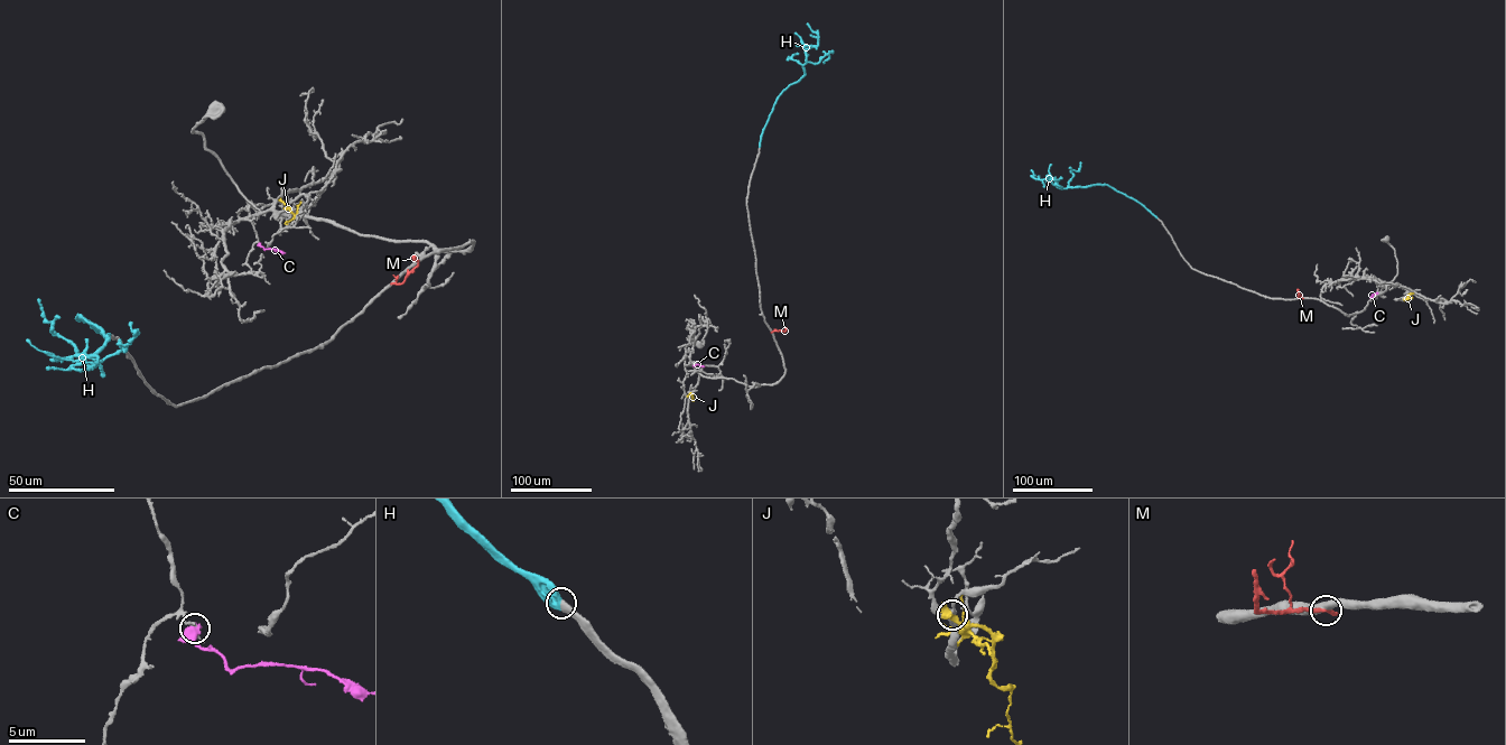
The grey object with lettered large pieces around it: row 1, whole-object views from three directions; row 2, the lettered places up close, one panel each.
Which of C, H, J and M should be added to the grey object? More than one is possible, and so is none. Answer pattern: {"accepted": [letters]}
{"accepted": ["H"]}

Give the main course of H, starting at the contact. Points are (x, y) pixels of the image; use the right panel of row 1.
H: (1156, 217), (1107, 185), (1057, 187), (1054, 179), (1034, 178), (1031, 169)

